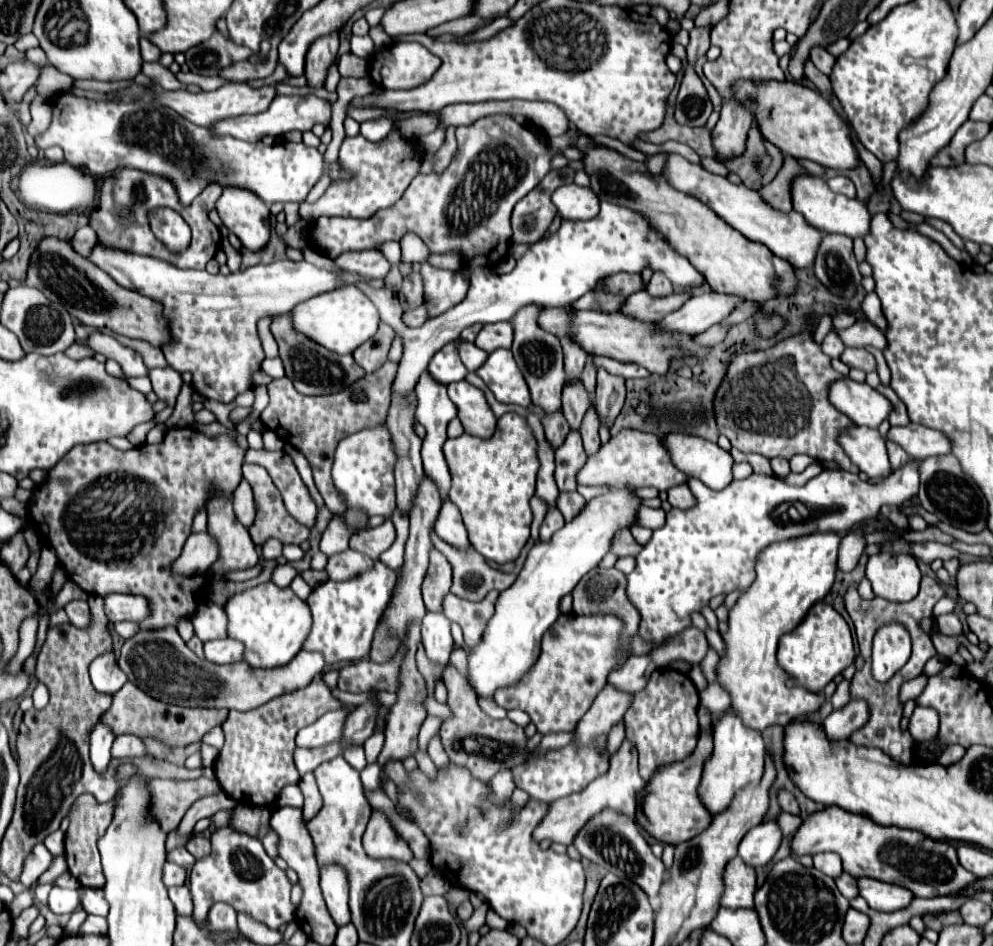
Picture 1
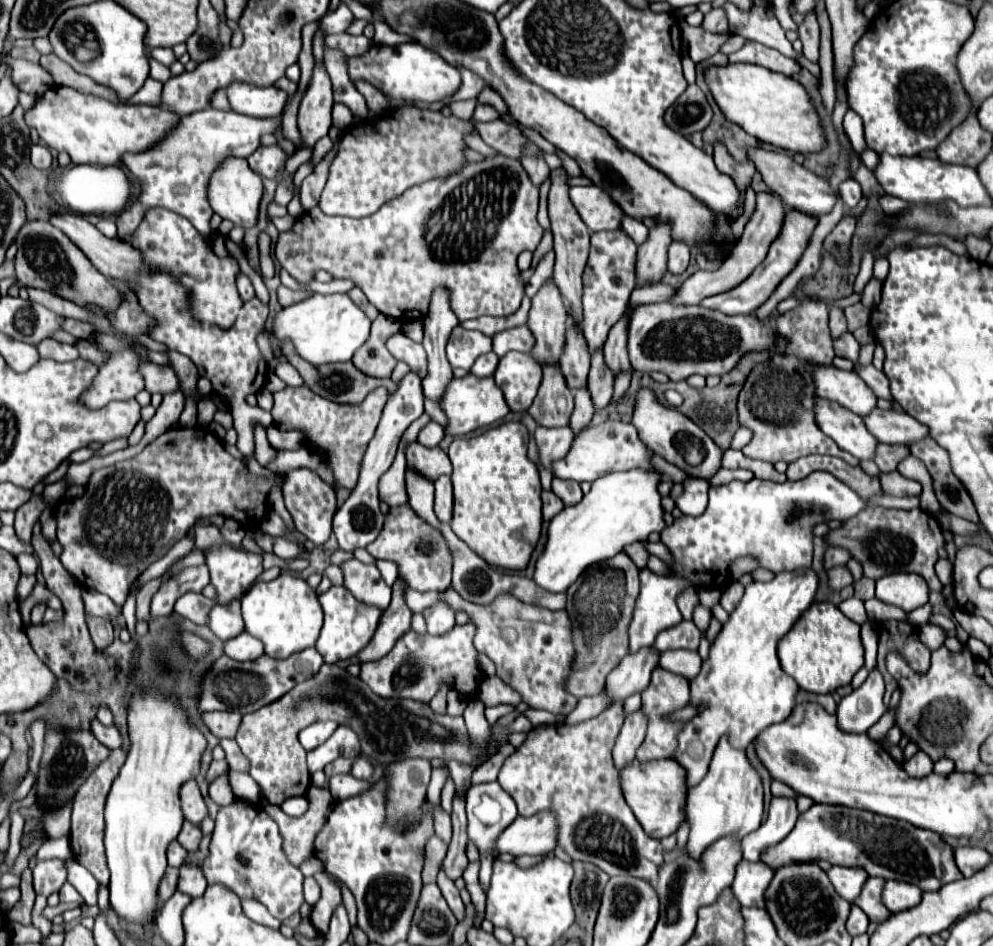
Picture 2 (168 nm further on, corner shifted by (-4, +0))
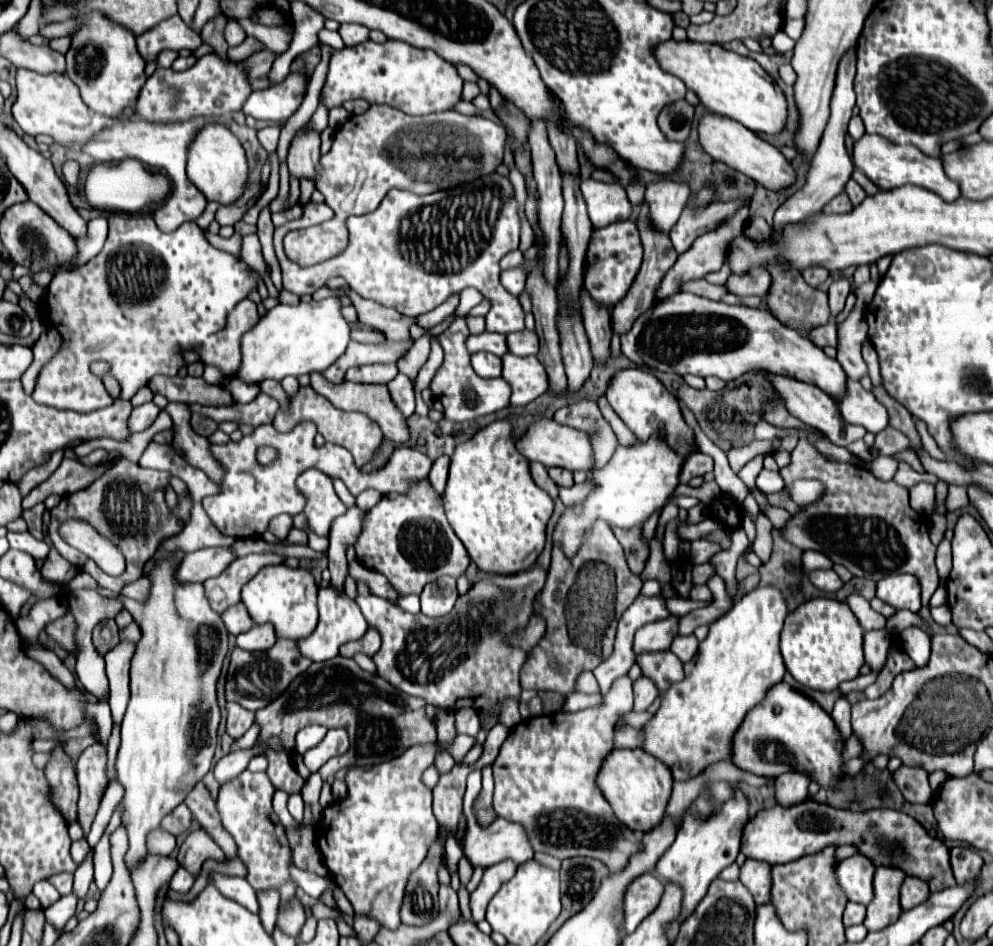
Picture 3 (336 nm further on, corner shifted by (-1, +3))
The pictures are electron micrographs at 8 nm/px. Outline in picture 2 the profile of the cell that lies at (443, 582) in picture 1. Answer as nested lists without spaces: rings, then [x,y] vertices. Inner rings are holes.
[[[394,507],[386,515],[384,529],[380,531],[378,539],[372,541],[366,551],[374,559],[388,559],[398,565],[400,577],[408,583],[410,589],[416,591],[444,591],[450,587],[452,577],[452,557],[448,553],[448,545],[442,539],[442,535],[432,529],[428,523],[420,521],[416,513],[408,507]]]

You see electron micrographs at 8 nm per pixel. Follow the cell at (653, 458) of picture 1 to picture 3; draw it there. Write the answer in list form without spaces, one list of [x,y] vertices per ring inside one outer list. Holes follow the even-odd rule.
[[[541,418],[533,422],[521,438],[515,442],[517,450],[529,460],[529,462],[541,462],[545,468],[559,466],[567,470],[585,470],[591,472],[593,468],[593,450],[587,434],[581,434],[581,430],[573,430],[569,426],[563,426],[555,422],[553,418]]]

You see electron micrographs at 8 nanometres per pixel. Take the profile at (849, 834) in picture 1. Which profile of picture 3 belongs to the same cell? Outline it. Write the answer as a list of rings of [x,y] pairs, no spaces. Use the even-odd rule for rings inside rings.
[[[805,800],[781,810],[777,804],[749,818],[743,826],[741,838],[741,850],[747,858],[763,860],[769,864],[785,864],[805,854],[815,854],[829,844],[855,844],[859,854],[867,856],[875,866],[901,868],[907,876],[917,876],[929,882],[931,892],[941,892],[957,884],[949,864],[949,848],[941,840],[931,838],[927,830],[915,822],[915,818],[889,808],[853,812]]]

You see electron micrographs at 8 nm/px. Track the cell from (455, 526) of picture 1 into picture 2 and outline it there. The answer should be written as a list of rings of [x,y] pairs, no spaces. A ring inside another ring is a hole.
[[[440,477],[440,481],[436,481],[434,485],[436,485],[436,501],[434,501],[436,517],[442,523],[450,523],[452,521],[452,509],[454,509],[454,495],[452,495],[450,477]]]

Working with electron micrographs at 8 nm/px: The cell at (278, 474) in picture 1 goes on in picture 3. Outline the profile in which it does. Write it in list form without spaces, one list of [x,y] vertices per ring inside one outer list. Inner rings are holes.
[[[305,470],[297,480],[299,490],[305,494],[305,514],[315,534],[327,534],[331,522],[347,512],[347,506],[339,500],[333,488],[333,480],[319,470]]]

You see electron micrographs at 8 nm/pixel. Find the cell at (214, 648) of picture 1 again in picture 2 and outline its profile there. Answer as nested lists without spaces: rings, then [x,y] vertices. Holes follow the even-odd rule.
[[[246,631],[224,643],[224,655],[234,661],[254,661],[262,653],[264,653],[264,647],[260,645],[260,641],[250,637]]]

